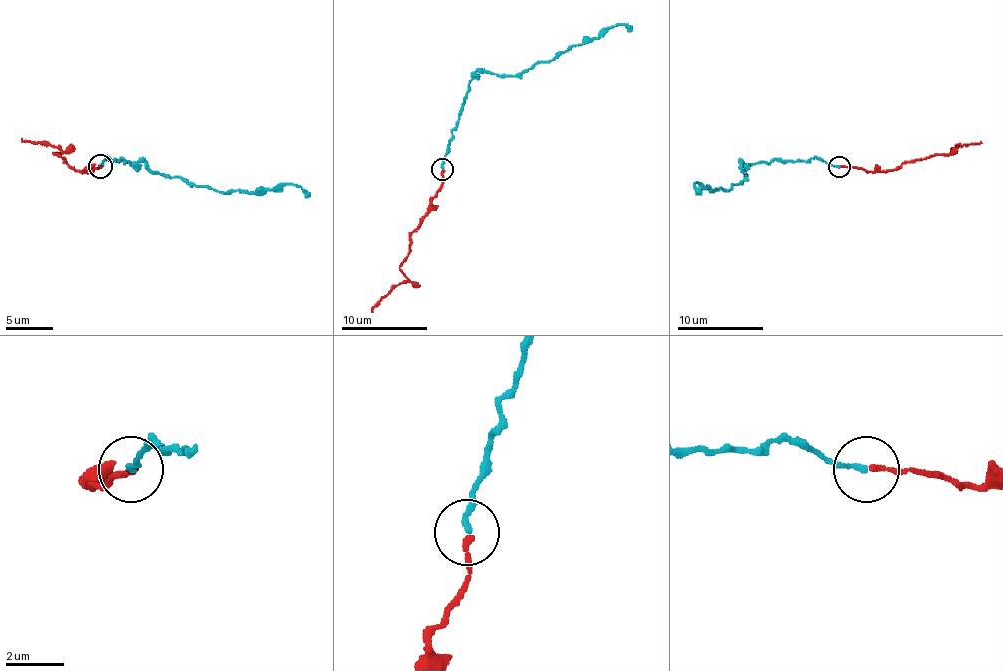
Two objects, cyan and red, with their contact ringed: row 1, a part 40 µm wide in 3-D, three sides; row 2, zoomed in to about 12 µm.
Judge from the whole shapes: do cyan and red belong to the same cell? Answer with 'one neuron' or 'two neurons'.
one neuron

